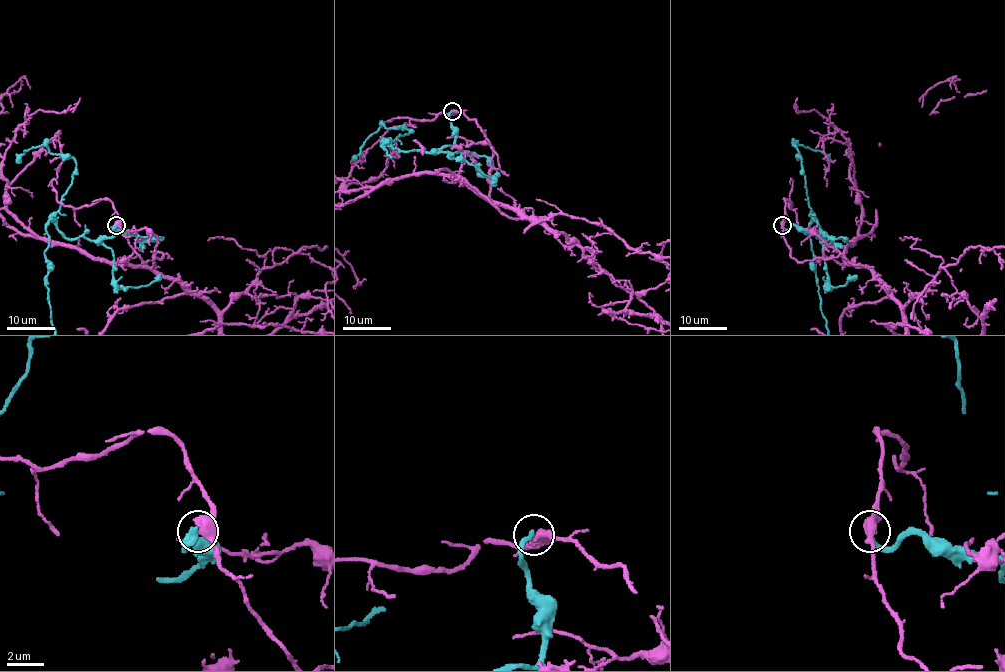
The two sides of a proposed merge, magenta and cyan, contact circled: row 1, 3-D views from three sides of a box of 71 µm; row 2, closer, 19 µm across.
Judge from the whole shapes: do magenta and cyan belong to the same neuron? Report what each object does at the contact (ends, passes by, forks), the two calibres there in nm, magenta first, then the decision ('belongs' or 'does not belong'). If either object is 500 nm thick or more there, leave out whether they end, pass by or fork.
550 nm thick on the magenta side, 280 nm on the other; does not belong

